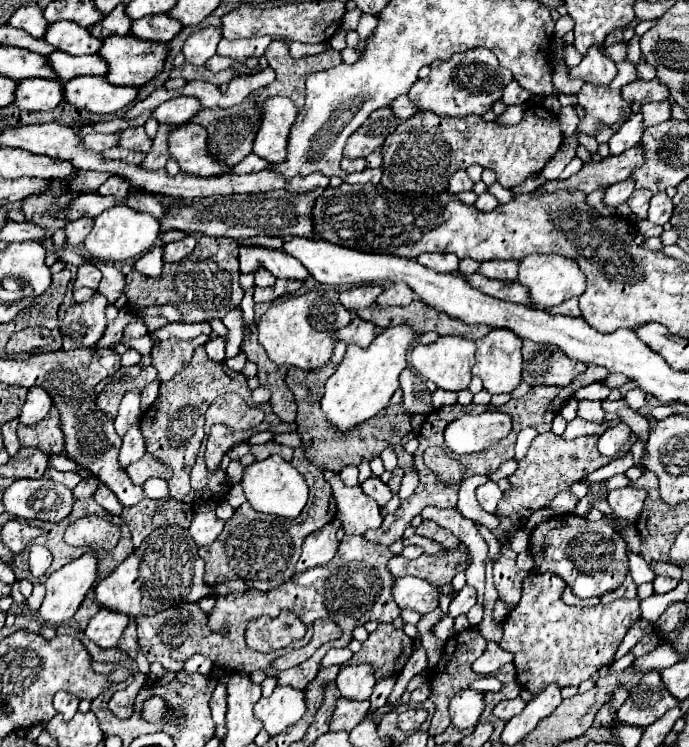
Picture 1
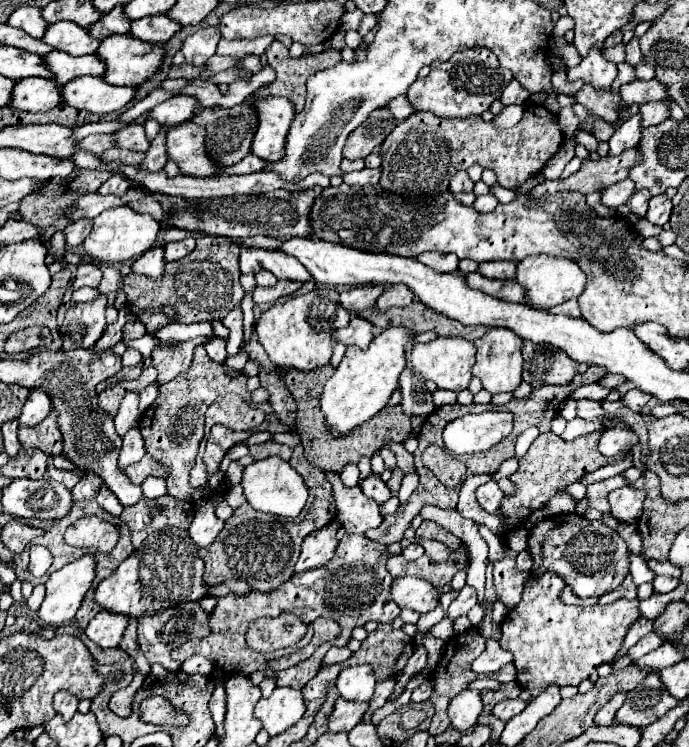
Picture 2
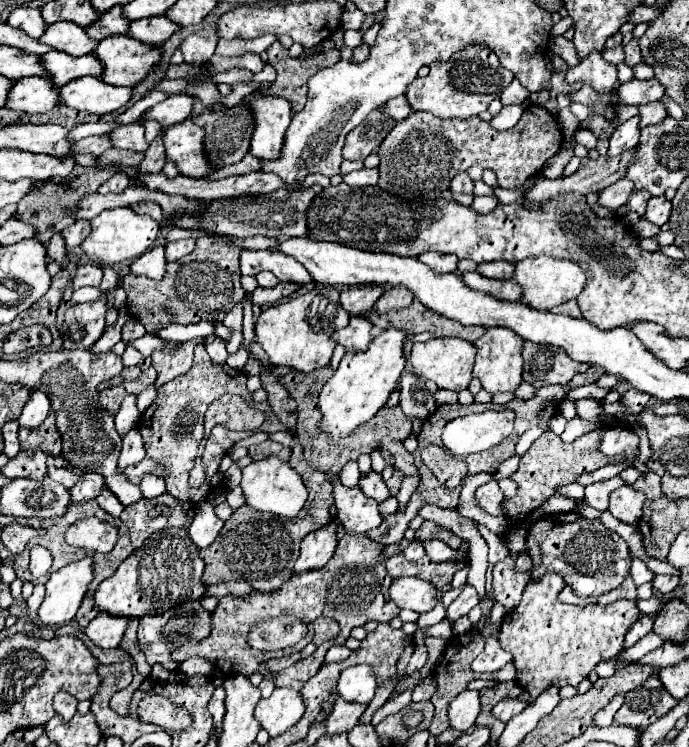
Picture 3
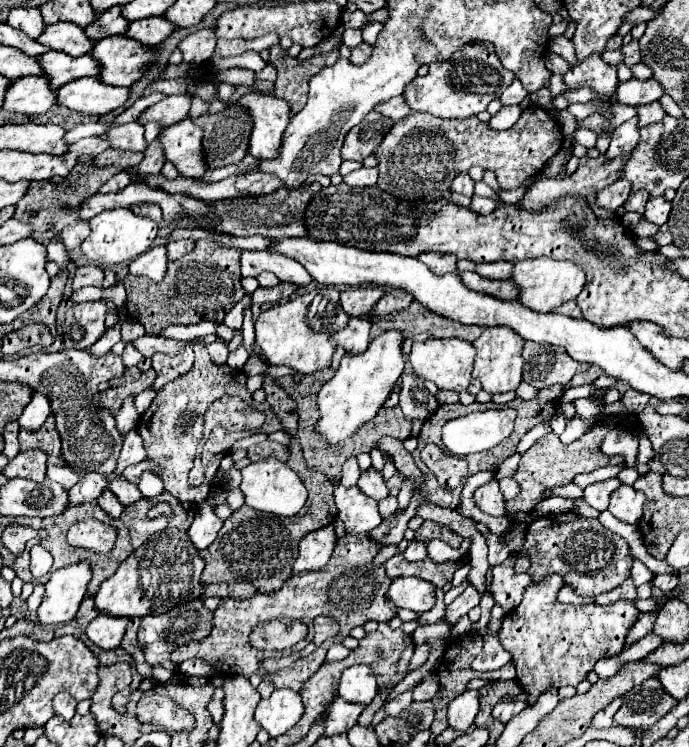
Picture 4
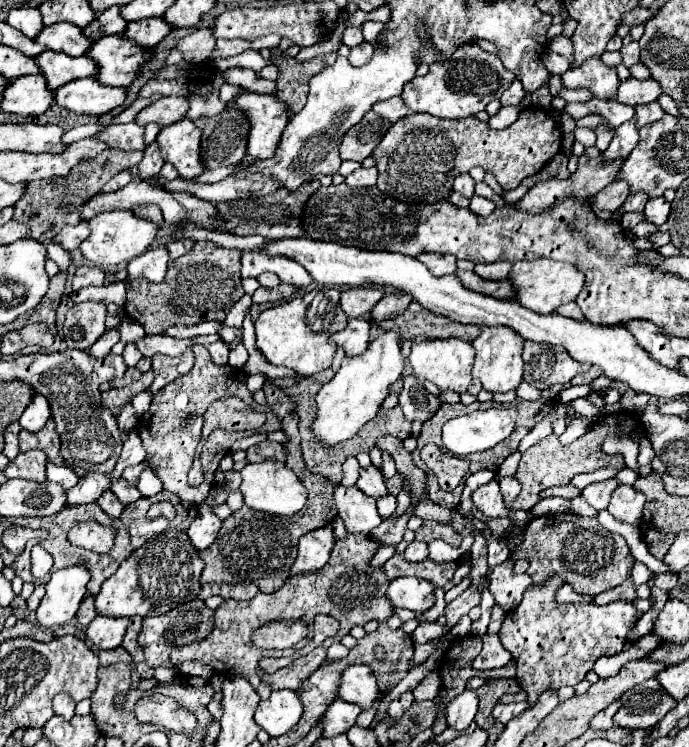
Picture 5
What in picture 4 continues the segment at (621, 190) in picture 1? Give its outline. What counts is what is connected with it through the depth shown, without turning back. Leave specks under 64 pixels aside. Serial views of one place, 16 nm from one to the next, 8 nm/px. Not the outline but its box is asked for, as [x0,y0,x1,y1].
[596,180,630,212]

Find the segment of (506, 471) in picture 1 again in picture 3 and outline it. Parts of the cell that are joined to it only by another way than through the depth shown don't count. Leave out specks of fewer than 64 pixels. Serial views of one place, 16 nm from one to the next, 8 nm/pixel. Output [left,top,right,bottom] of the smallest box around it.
[493,456,519,481]

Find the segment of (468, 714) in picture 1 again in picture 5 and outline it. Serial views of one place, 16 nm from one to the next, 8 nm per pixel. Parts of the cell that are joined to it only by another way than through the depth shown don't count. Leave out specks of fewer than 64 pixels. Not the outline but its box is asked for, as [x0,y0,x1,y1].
[446,690,478,731]

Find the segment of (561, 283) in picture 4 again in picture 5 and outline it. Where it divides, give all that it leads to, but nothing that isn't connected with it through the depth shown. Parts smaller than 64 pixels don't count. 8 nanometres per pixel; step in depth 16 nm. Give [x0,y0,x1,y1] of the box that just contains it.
[508,260,584,314]

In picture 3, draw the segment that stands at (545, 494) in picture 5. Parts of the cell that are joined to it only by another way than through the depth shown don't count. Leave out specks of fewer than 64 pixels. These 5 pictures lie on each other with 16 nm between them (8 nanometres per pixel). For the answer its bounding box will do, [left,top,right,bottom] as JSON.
[555,483,585,499]

